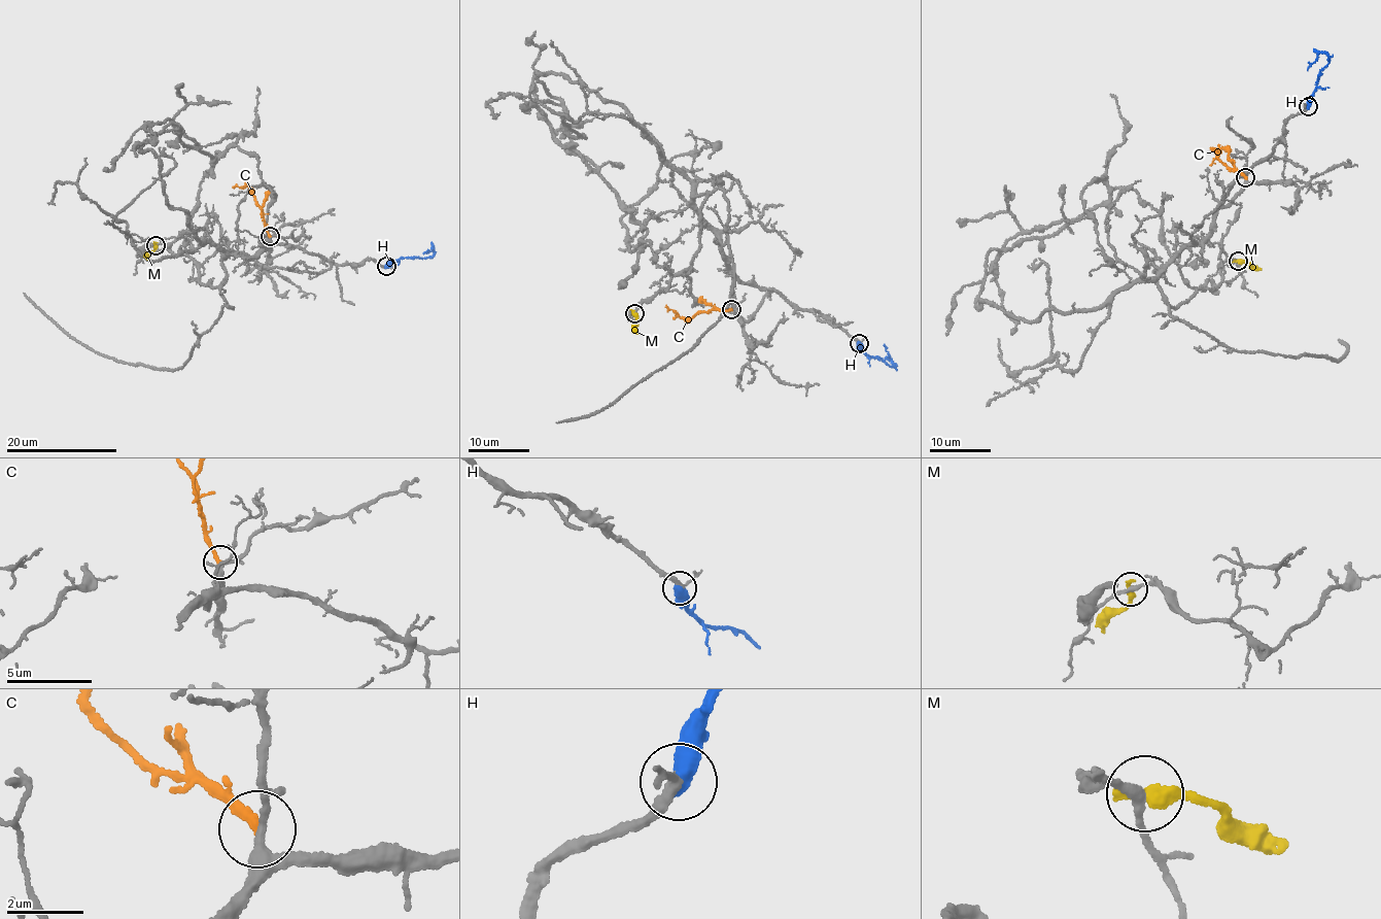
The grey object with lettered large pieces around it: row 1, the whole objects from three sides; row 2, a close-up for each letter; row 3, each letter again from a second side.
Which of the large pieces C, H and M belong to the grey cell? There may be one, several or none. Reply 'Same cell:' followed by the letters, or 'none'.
Same cell: C, H

